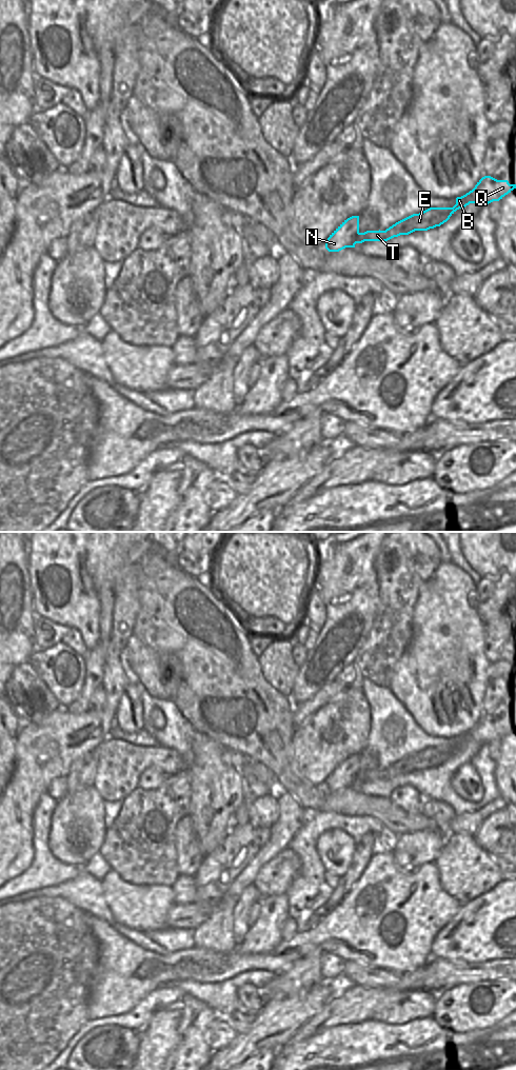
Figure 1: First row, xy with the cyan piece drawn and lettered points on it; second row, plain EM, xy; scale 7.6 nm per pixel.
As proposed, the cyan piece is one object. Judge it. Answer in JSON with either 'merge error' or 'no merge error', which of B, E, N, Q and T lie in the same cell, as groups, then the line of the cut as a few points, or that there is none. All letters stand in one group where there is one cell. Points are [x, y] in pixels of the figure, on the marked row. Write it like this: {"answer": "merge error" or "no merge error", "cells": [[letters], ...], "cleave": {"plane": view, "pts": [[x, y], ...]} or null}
{"answer": "merge error", "cells": [["B", "E", "Q", "T"], ["N"]], "cleave": {"plane": "xy", "pts": [[359, 233], [356, 242]]}}

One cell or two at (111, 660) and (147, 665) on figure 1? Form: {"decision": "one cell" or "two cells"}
{"decision": "two cells"}

